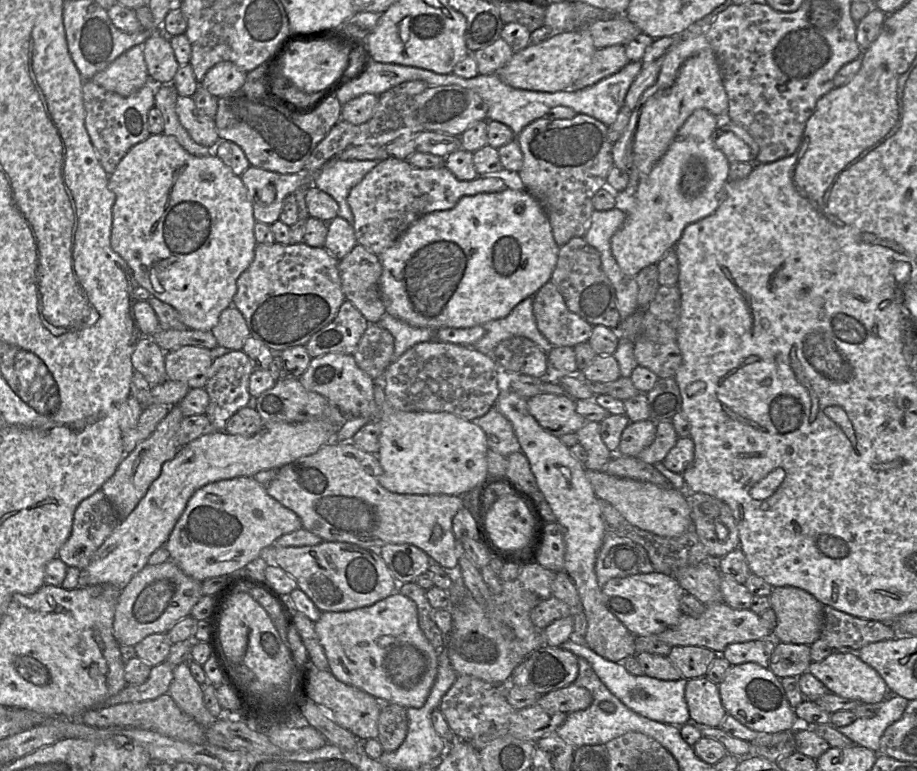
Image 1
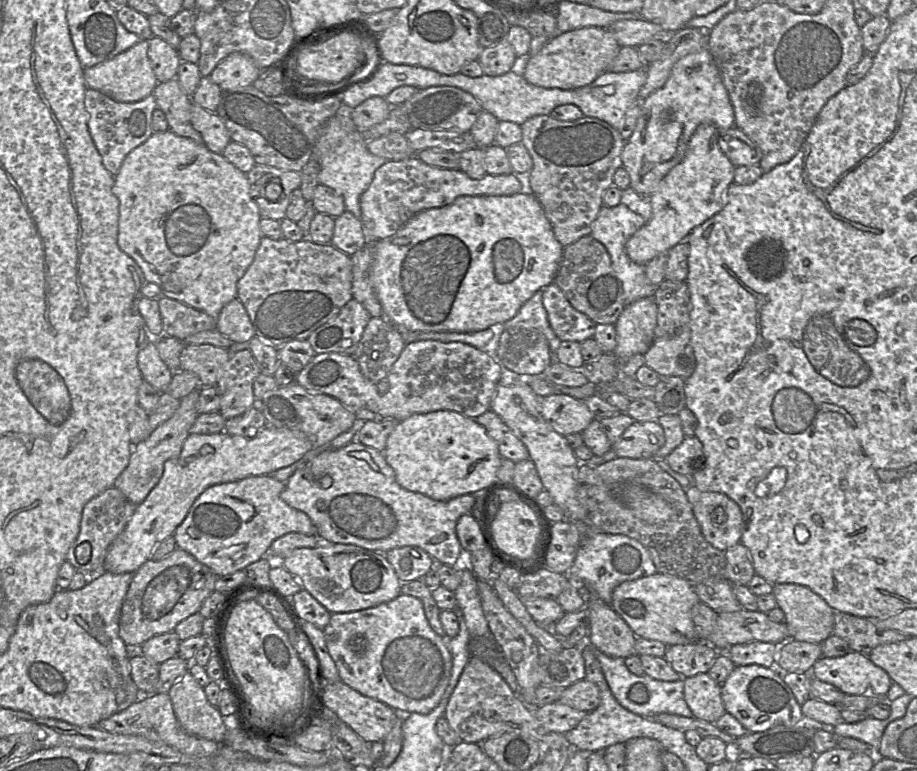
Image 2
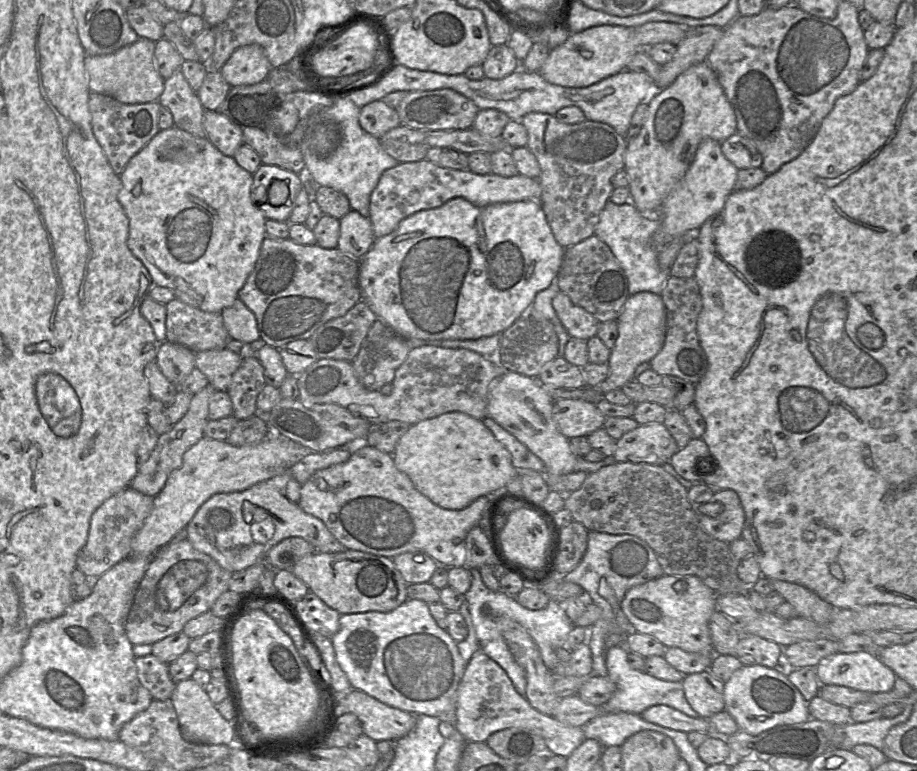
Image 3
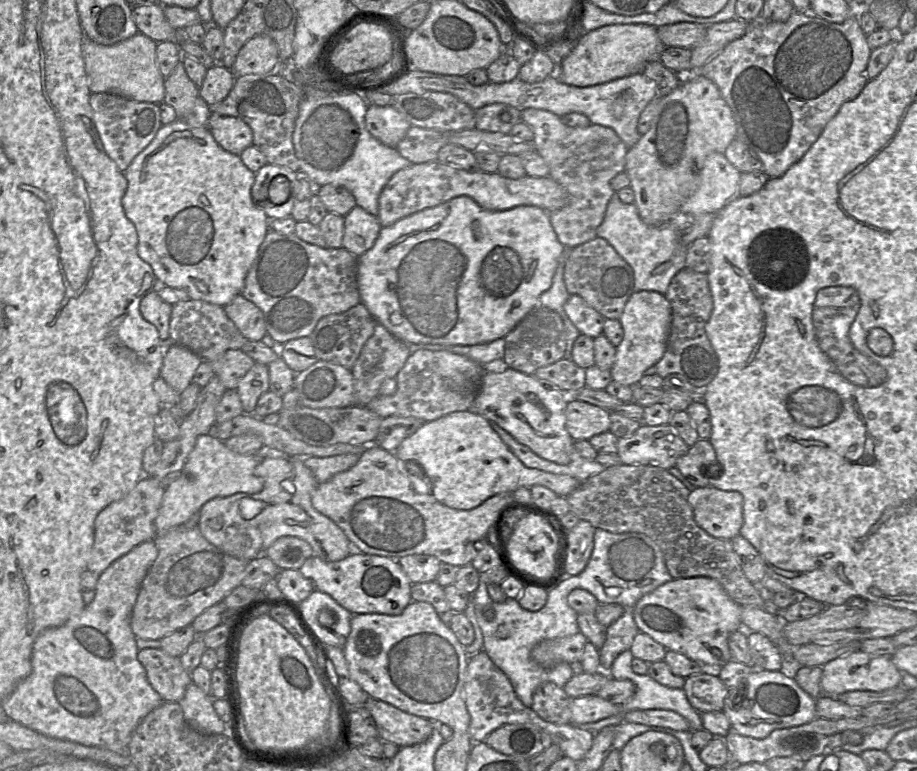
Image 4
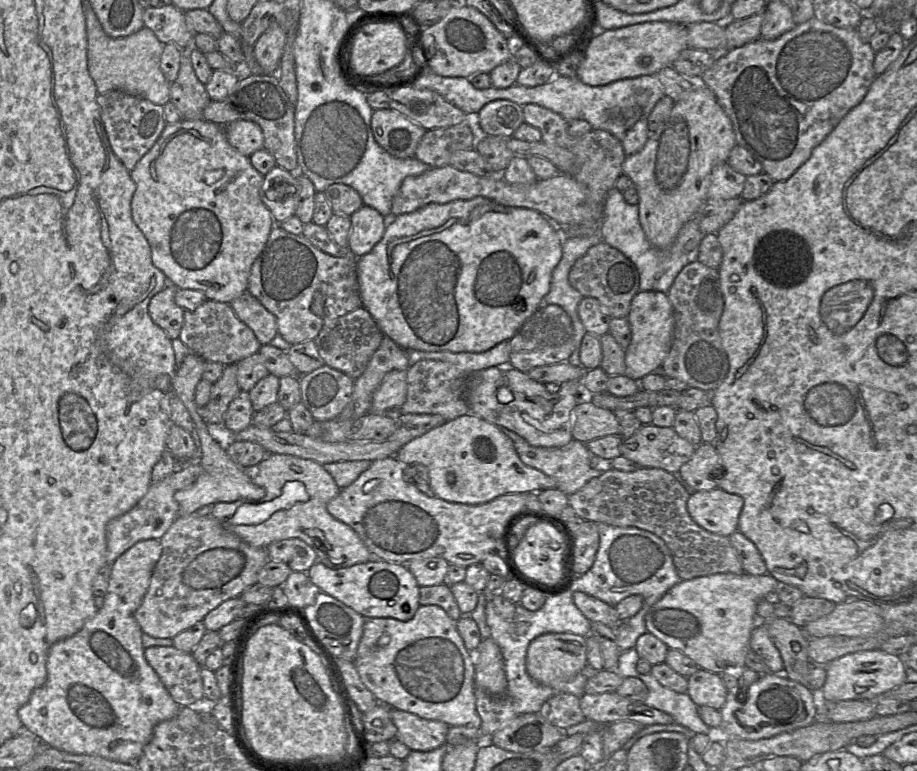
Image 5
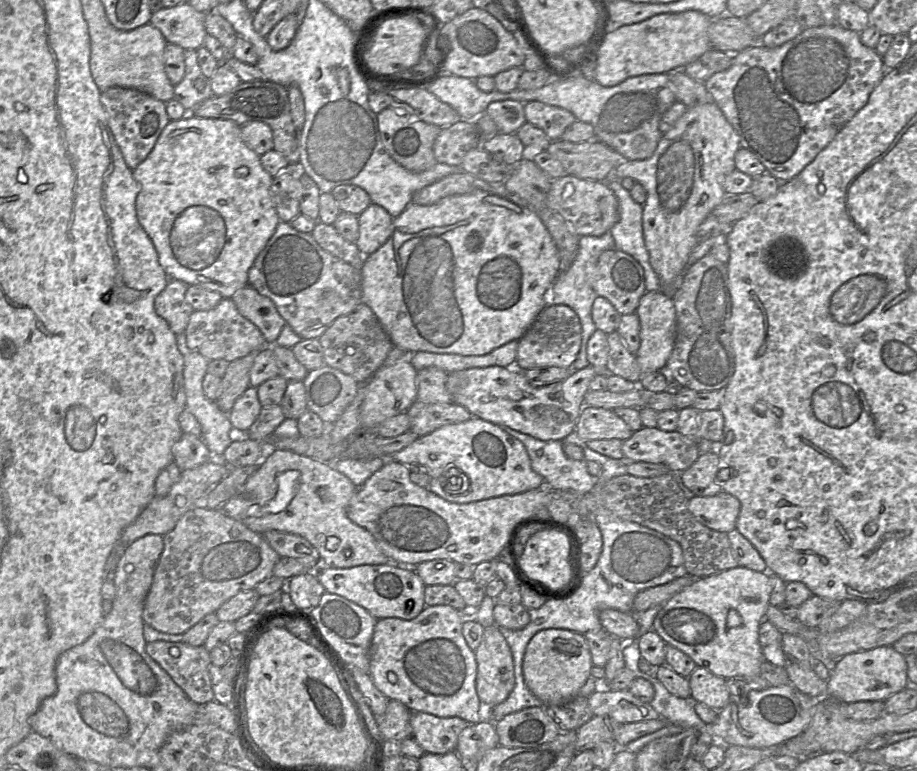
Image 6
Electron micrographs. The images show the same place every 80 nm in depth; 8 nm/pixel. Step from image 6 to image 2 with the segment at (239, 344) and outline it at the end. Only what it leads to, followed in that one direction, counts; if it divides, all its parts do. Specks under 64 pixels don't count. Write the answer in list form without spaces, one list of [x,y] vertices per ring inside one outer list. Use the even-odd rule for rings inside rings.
[[[162,297],[158,300],[163,335],[184,341],[193,334],[215,330],[217,318],[177,300]]]

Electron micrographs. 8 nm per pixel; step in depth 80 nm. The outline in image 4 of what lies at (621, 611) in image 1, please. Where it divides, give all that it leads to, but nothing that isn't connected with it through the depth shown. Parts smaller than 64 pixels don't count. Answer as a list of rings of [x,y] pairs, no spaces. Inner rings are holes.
[[[709,577],[673,578],[641,597],[633,608],[634,620],[643,633],[673,650],[701,663],[706,670],[718,670],[732,660],[728,639],[731,633],[743,628],[741,606],[731,599],[721,584]]]

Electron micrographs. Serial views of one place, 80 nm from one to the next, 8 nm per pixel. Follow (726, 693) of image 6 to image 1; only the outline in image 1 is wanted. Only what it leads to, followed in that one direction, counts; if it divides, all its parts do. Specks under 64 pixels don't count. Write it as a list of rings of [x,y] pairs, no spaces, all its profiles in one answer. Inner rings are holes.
[[[706,677],[688,679],[685,687],[690,722],[719,727],[727,713],[722,705],[718,685]]]

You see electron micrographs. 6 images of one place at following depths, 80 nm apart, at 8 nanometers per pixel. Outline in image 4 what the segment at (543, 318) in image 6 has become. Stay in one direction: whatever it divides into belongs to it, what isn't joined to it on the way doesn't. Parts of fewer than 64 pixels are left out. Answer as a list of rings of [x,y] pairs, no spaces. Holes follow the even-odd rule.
[[[537,307],[522,319],[504,338],[503,361],[508,367],[533,375],[540,368],[564,358],[566,332],[563,321],[555,311]]]

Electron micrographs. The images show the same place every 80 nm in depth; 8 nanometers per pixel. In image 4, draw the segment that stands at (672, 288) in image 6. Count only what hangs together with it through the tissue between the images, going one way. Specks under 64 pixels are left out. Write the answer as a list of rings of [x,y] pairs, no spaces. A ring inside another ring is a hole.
[[[703,75],[689,76],[687,81],[681,82],[675,90],[663,96],[650,129],[628,149],[625,156],[624,171],[630,179],[629,187],[634,192],[634,204],[643,222],[658,226],[675,218],[681,205],[697,190],[707,156],[713,152],[724,154],[736,134],[736,122],[731,109],[718,87]]]

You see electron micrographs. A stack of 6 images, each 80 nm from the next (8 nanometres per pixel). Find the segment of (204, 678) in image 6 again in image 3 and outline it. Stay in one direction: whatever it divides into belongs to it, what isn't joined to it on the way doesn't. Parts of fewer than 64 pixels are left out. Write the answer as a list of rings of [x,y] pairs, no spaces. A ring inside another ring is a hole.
[[[153,654],[135,657],[137,675],[141,684],[156,700],[167,700],[172,696],[176,684],[169,675],[169,664]]]

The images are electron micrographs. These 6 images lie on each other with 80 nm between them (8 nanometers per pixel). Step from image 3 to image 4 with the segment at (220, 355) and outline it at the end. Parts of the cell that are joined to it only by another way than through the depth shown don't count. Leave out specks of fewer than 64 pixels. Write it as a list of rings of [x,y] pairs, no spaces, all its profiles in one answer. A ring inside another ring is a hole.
[[[231,349],[218,359],[210,362],[215,373],[226,389],[236,390],[239,381],[255,364],[255,361],[241,350]]]

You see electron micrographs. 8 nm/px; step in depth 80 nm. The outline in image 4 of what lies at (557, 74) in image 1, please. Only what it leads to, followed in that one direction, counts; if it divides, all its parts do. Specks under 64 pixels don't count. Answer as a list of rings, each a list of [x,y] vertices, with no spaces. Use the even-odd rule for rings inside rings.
[[[612,24],[584,33],[577,39],[572,51],[560,64],[559,80],[565,84],[588,87],[618,78],[643,73],[649,62],[657,61],[666,46],[657,35],[657,28],[645,24]]]

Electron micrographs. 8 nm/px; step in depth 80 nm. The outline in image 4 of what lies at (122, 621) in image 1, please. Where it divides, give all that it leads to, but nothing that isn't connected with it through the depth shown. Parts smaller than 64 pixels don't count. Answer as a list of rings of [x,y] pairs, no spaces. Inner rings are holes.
[[[180,526],[173,528],[165,533],[159,534],[154,538],[156,546],[158,548],[158,556],[152,566],[150,567],[147,575],[145,576],[139,594],[134,605],[132,615],[131,615],[131,629],[136,636],[136,638],[148,639],[148,640],[161,640],[165,636],[179,630],[183,627],[191,625],[194,619],[203,613],[206,609],[211,606],[216,605],[219,602],[222,602],[223,599],[228,596],[231,591],[240,586],[243,578],[243,573],[249,561],[234,557],[223,552],[221,549],[217,548],[211,544],[200,532],[197,526]]]

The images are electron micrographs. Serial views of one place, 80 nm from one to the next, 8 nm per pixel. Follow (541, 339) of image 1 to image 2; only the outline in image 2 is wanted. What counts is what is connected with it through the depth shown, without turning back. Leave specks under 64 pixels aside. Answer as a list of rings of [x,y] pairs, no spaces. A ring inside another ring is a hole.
[[[539,290],[536,291],[534,295],[526,303],[524,303],[524,305],[519,309],[519,311],[513,318],[505,321],[504,323],[494,325],[494,327],[496,327],[495,333],[501,333],[505,329],[515,328],[515,327],[537,329],[541,333],[543,333],[543,335],[546,337],[551,353],[553,355],[553,361],[554,361],[555,352],[558,349],[561,341],[555,335],[555,333],[550,327],[550,324],[548,322],[547,312],[543,306],[542,297],[543,297],[542,291],[539,291]]]

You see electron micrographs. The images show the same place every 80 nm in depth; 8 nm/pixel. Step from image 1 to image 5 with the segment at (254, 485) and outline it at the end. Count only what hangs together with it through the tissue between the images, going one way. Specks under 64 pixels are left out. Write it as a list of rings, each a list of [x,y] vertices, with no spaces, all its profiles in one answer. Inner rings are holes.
[[[268,453],[257,465],[256,476],[251,480],[265,490],[261,500],[217,502],[209,513],[228,525],[228,530],[244,542],[266,548],[278,540],[299,538],[314,549],[318,562],[333,569],[375,559],[358,534],[327,511],[328,502],[341,488],[321,463],[288,454]]]

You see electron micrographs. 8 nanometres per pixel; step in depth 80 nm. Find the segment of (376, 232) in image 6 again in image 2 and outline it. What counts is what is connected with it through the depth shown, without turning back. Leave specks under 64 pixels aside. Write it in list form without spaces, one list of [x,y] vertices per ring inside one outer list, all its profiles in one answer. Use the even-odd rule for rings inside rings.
[[[348,211],[336,217],[331,245],[349,256],[367,245],[361,220]]]

